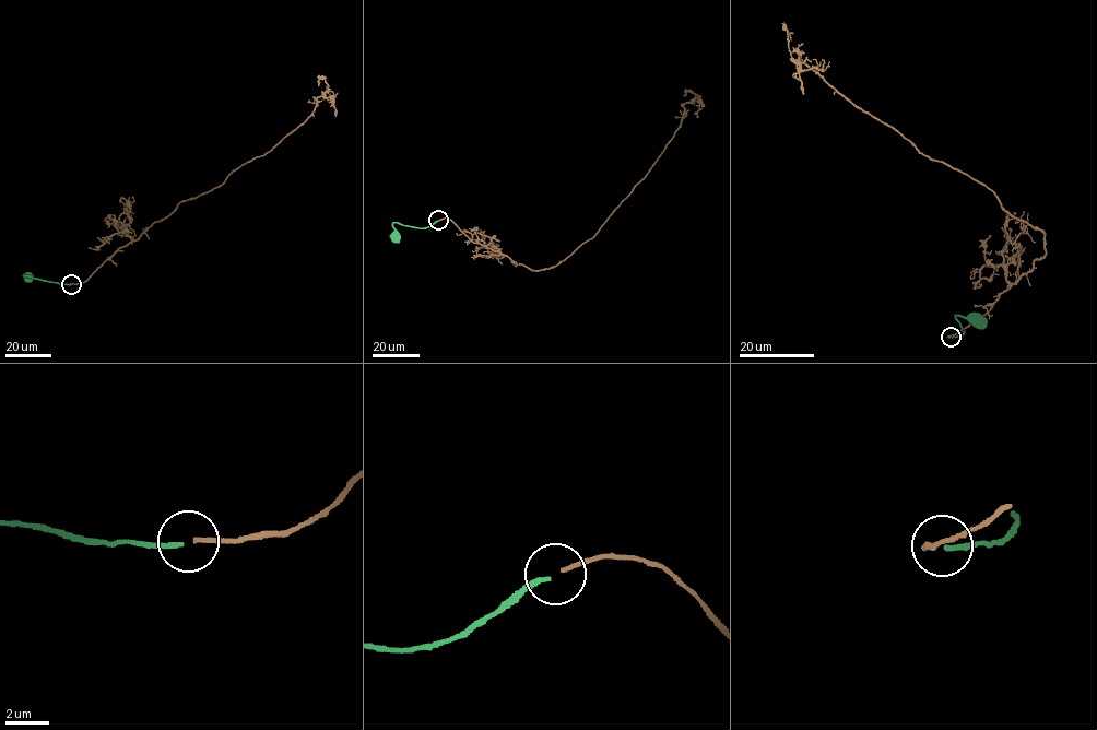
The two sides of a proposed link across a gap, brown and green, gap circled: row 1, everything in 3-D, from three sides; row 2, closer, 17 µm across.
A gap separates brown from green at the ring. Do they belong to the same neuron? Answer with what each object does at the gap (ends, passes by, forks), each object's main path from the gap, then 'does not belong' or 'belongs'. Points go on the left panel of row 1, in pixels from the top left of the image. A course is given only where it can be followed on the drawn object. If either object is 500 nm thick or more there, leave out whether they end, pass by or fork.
brown ends | green ends | brown via (71, 283), (178, 203), (267, 153), (310, 115), (317, 98), (333, 95), (323, 78), (318, 85) | green via (70, 284), (28, 275) | does not belong

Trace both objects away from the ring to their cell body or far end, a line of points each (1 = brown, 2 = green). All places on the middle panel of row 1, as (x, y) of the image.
1: (439, 220), (449, 219), (515, 263), (554, 267), (591, 238), (646, 175), (683, 105), (700, 97), (685, 95)
2: (438, 221), (424, 228), (393, 222), (396, 235)

